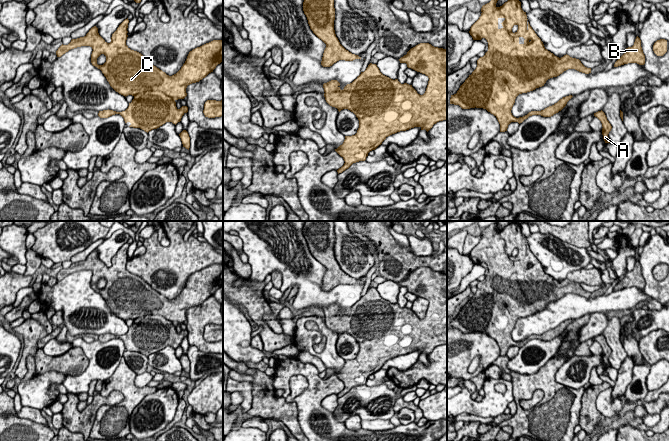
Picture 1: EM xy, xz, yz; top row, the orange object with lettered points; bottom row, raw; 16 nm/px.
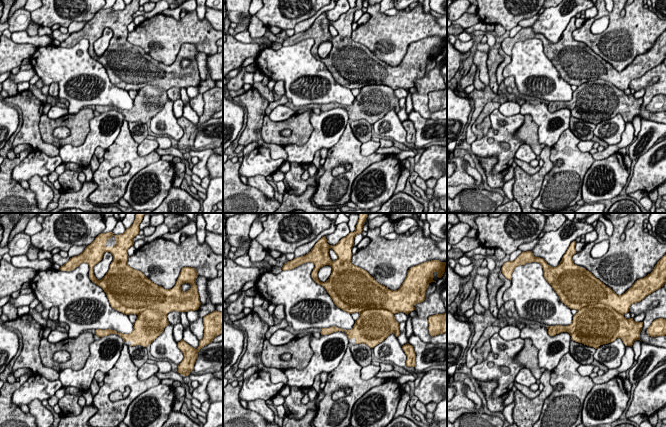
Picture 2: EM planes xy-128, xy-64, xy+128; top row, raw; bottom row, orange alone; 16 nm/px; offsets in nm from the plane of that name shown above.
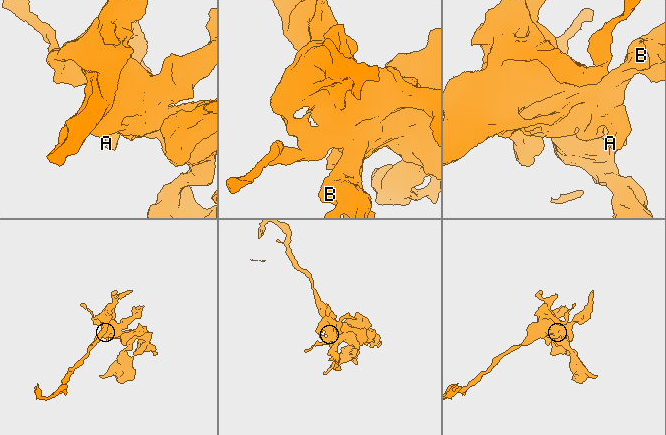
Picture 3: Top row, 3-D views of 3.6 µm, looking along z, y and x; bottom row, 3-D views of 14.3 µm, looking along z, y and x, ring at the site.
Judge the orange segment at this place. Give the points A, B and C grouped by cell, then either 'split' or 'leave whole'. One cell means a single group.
A B C | leave whole

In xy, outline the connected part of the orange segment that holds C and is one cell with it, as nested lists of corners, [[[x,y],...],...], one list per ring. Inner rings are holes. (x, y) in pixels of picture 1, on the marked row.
[[[127,18],[119,25],[110,43],[99,35],[98,28],[94,26],[84,37],[72,39],[68,45],[62,44],[56,55],[61,57],[71,49],[90,46],[93,49],[91,63],[102,71],[110,86],[125,97],[134,97],[125,111],[99,111],[100,118],[120,114],[125,123],[131,123],[129,127],[140,128],[147,133],[166,122],[176,125],[188,112],[188,107],[178,109],[175,101],[187,96],[188,85],[199,82],[223,62],[223,39],[190,51],[181,69],[169,76],[126,45],[128,23]],[[101,54],[106,56],[106,62],[98,65],[97,58]]]

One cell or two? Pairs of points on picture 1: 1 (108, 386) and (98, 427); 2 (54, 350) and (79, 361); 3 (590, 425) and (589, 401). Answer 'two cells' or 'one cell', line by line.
1: one cell
2: two cells
3: one cell

